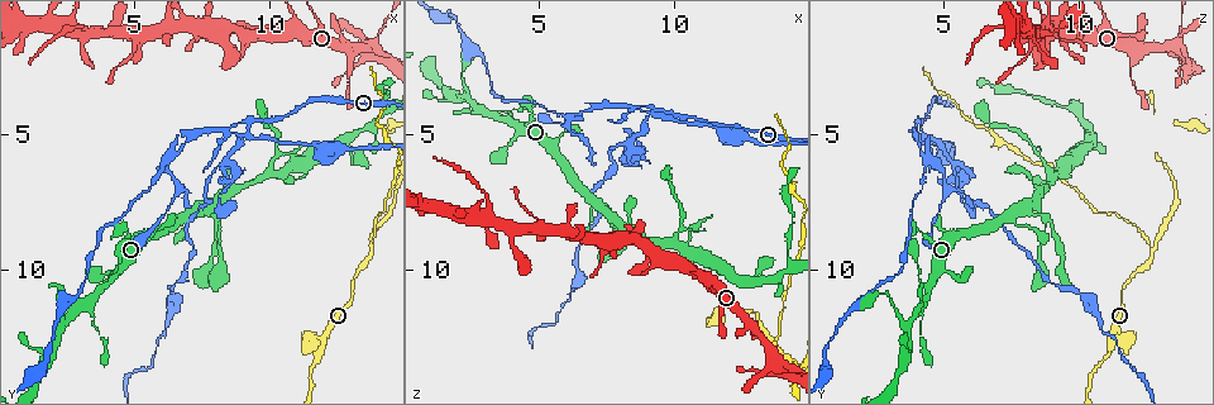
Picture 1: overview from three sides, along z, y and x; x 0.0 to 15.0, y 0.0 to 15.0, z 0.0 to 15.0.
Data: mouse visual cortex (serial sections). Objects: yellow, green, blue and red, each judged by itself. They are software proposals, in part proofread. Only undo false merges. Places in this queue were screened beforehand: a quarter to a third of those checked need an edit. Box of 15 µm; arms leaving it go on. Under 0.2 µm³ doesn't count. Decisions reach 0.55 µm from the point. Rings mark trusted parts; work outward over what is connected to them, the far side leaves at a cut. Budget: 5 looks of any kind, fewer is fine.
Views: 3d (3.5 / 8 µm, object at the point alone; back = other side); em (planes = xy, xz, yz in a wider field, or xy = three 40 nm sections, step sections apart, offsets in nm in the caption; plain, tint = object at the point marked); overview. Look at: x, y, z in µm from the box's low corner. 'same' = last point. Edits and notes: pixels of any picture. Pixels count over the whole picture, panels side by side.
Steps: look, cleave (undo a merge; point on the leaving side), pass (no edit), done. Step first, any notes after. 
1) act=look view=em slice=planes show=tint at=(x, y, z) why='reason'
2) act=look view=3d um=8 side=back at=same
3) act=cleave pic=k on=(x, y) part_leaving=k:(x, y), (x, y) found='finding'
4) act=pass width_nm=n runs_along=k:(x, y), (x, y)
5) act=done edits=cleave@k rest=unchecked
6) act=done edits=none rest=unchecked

act=look view=3d um=3.5 at=(9.2, 5.0, 4.1) why='abrupt turn'

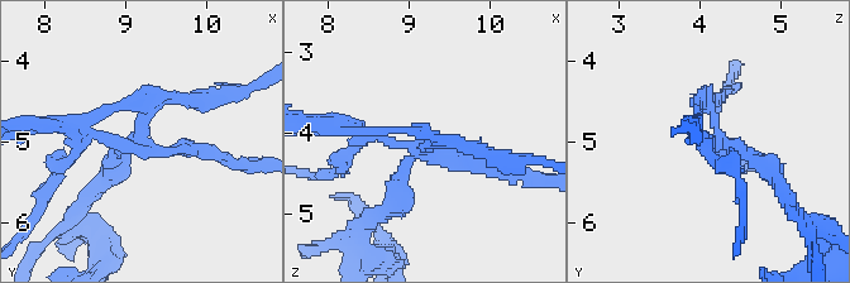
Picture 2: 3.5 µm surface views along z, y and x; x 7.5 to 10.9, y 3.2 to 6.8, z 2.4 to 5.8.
act=look view=em slice=planes show=tint at=(9.15, 5.00, 4.25)

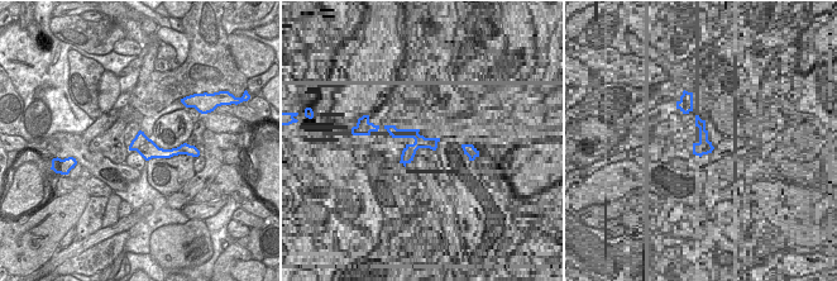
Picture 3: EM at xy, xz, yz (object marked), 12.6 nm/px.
act=cleave pic=2 on=(347, 162) arms=4 part_leaving=2:(428, 144), (420, 150), (342, 128) found='two cells meet here'

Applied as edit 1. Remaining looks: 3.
act=look view=overview

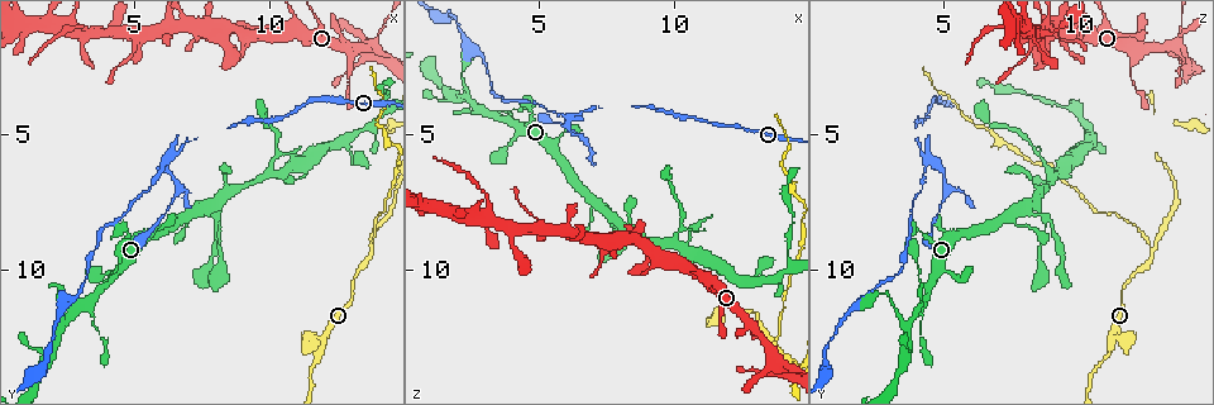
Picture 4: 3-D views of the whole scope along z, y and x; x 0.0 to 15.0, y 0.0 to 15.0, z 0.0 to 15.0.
act=look view=3d um=3.5 side=back at=(13.9, 1.8, 13.6) why='three-way junction'

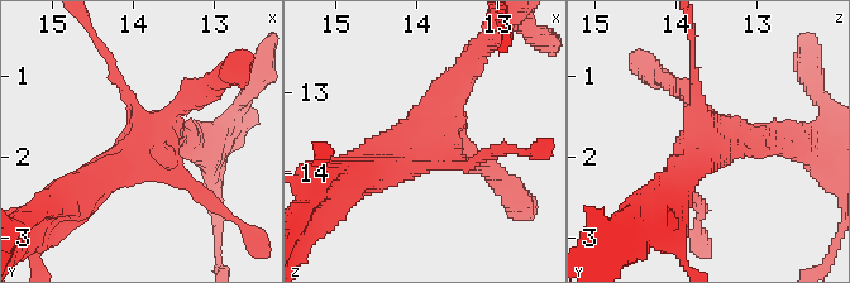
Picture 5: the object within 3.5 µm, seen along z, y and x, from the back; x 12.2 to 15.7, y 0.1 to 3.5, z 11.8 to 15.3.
act=look view=em slice=xy step=3 show=tint at=(13.85, 1.75, 13.60)

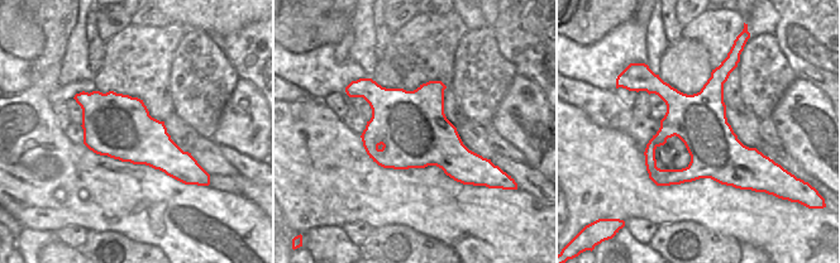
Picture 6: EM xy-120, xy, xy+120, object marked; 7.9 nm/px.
act=pass runs_along=5:(463, 75), (421, 159), (371, 174) found='continuous, no second cell'

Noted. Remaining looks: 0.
act=done edits=cleave@2 rest=unchecked

